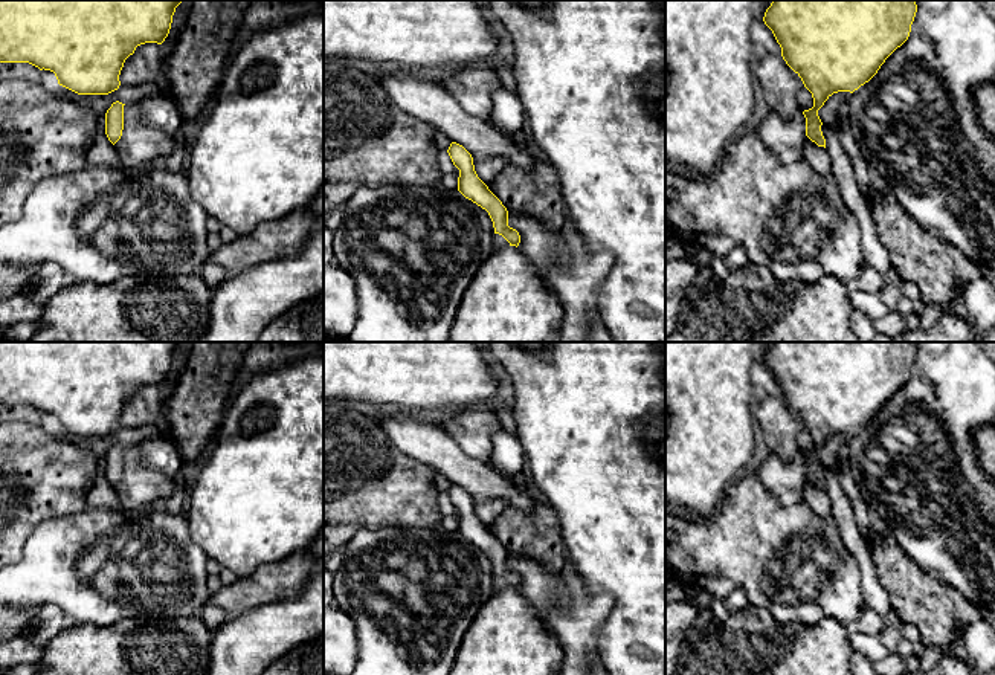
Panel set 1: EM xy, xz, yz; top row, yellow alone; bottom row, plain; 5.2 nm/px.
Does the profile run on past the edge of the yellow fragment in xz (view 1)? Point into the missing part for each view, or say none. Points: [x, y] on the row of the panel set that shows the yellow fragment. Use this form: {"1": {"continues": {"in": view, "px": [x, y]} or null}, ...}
{"1": {"continues": null}}

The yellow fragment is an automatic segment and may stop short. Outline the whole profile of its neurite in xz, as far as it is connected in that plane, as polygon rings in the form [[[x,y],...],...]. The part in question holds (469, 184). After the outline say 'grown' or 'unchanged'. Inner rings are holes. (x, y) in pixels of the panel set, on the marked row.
[[[452,142],[447,150],[453,165],[459,170],[458,191],[482,209],[493,221],[494,234],[502,235],[510,246],[519,246],[520,235],[508,226],[508,211],[502,202],[478,177],[472,154],[459,144]]]; unchanged

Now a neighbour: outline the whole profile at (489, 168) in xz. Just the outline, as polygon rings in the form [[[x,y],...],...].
[[[488,157],[473,159],[473,165],[478,177],[488,185],[505,166],[508,166],[508,162],[502,157]]]

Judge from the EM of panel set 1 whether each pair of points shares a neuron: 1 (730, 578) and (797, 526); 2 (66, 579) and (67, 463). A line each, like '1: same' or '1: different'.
1: same
2: different

